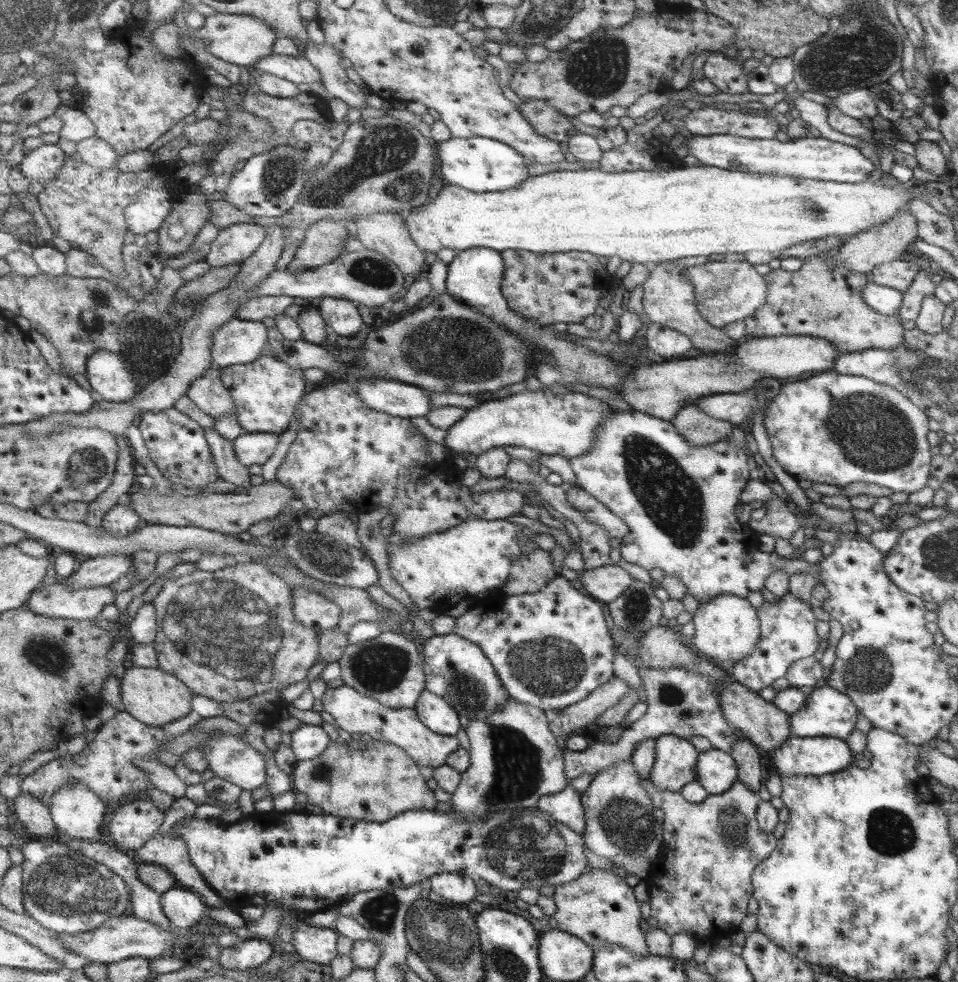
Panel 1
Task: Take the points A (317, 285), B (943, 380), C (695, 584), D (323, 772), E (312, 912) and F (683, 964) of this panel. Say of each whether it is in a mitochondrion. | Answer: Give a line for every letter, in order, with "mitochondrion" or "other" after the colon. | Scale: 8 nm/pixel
A: other
B: mitochondrion
C: other
D: mitochondrion
E: other
F: other

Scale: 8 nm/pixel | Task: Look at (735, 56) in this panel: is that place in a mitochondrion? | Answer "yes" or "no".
no

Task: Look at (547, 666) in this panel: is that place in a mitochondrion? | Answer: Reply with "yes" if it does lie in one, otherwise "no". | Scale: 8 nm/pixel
yes

